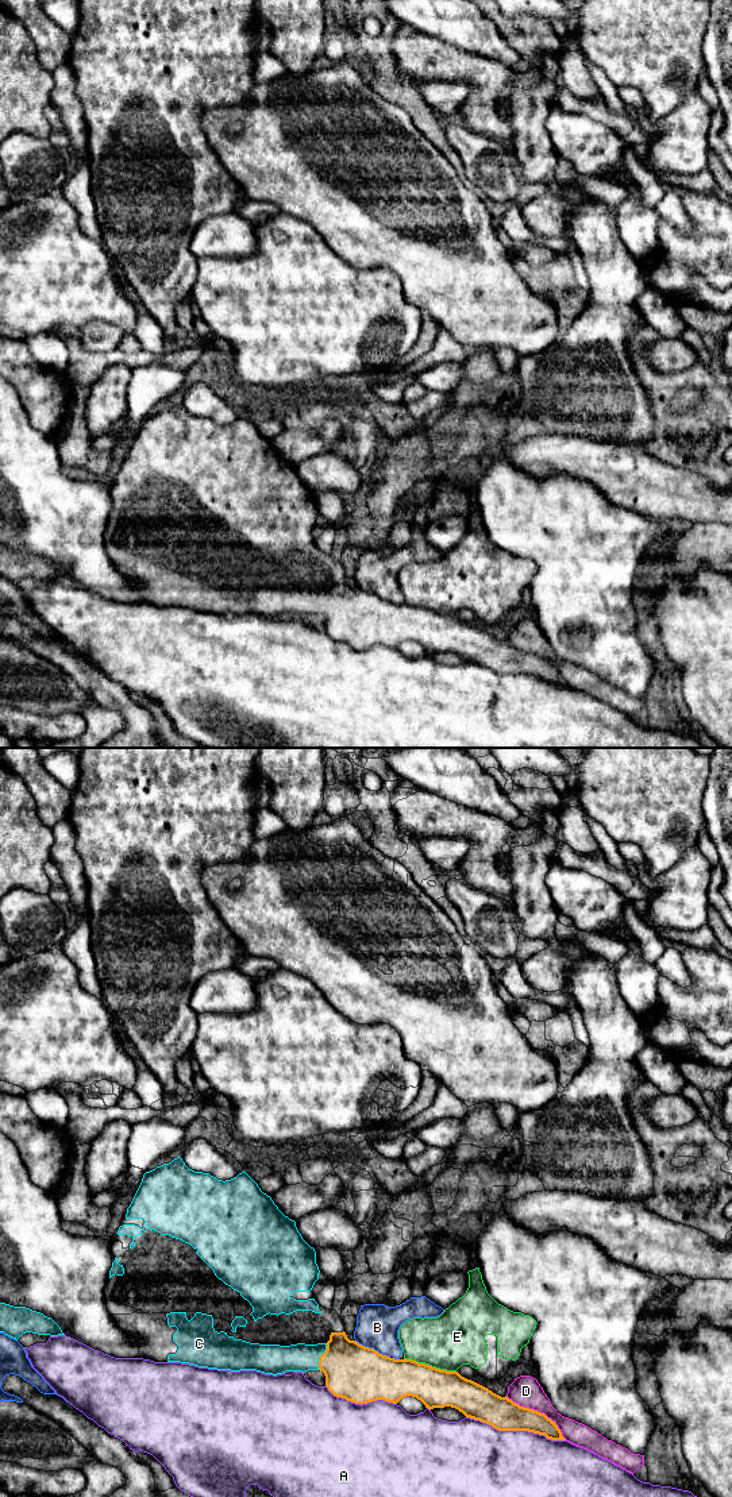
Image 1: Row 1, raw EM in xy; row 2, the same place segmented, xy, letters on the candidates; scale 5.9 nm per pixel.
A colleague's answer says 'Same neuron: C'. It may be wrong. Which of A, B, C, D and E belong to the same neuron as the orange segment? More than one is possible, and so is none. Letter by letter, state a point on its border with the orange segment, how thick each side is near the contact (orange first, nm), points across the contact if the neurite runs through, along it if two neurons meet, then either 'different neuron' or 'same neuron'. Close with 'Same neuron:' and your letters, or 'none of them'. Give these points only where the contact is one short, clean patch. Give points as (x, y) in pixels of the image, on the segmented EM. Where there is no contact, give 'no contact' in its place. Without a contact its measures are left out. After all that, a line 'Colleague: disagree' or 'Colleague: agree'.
A: meets orange in xy at (516, 1430); 190 nm thick on the orange side, 400 nm on the other; different neuron
B: meets orange in xy at (372, 1349); 340 nm thick on the orange side, 260 nm on the other; different neuron
C: meets orange in xy at (319, 1357); 340 nm thick on the orange side, 170 nm on the other; runs through xy (353, 1372), (339, 1358), (319, 1357), (277, 1359); same neuron
D: meets orange in xy at (536, 1411); 190 nm thick on the orange side, 180 nm on the other; different neuron
E: meets orange in xy at (428, 1365); 260 nm thick on the orange side, 320 nm on the other; different neuron
Same neuron: C
Colleague: agree

